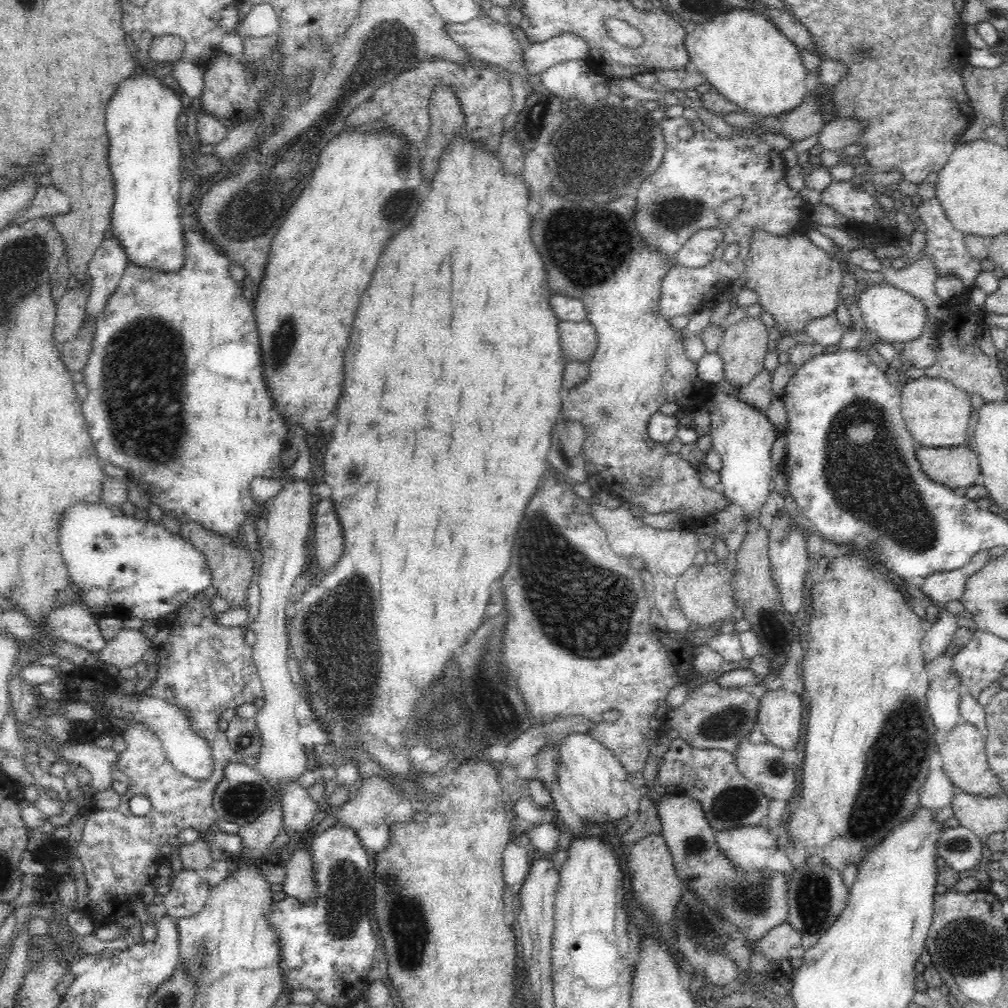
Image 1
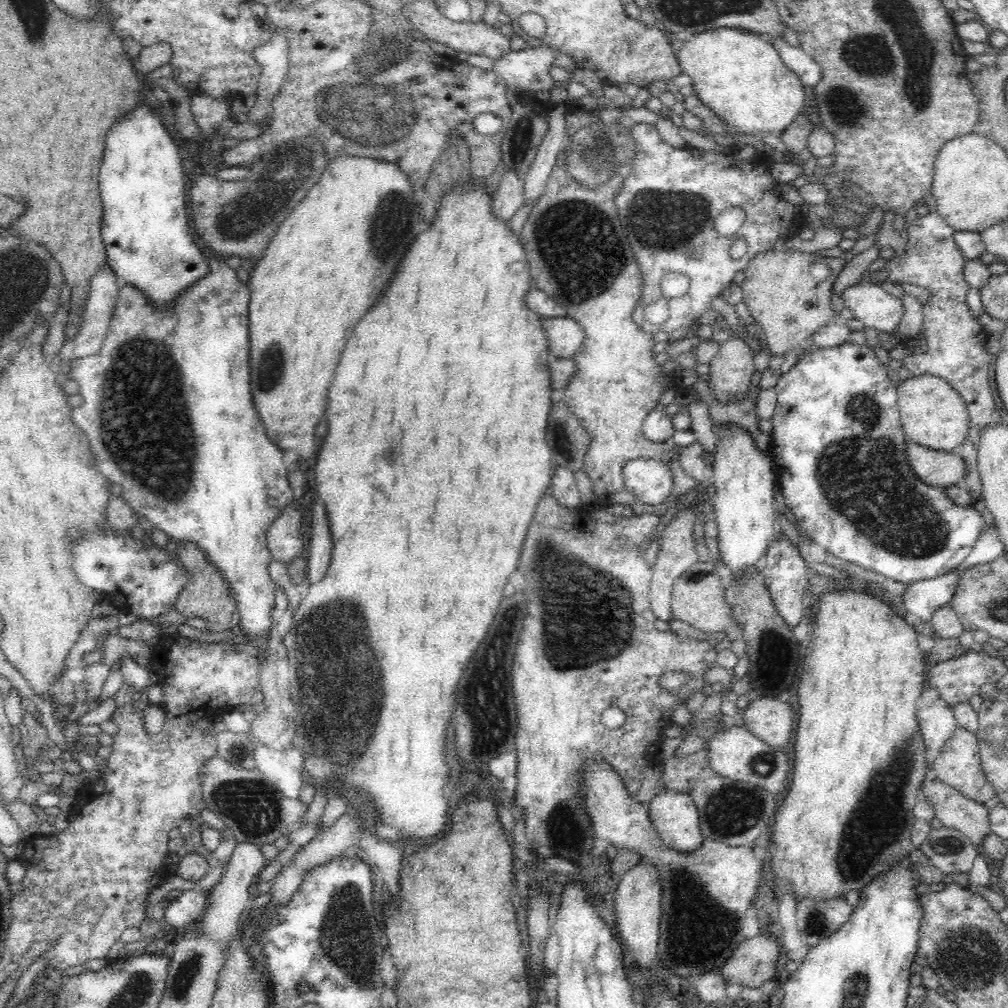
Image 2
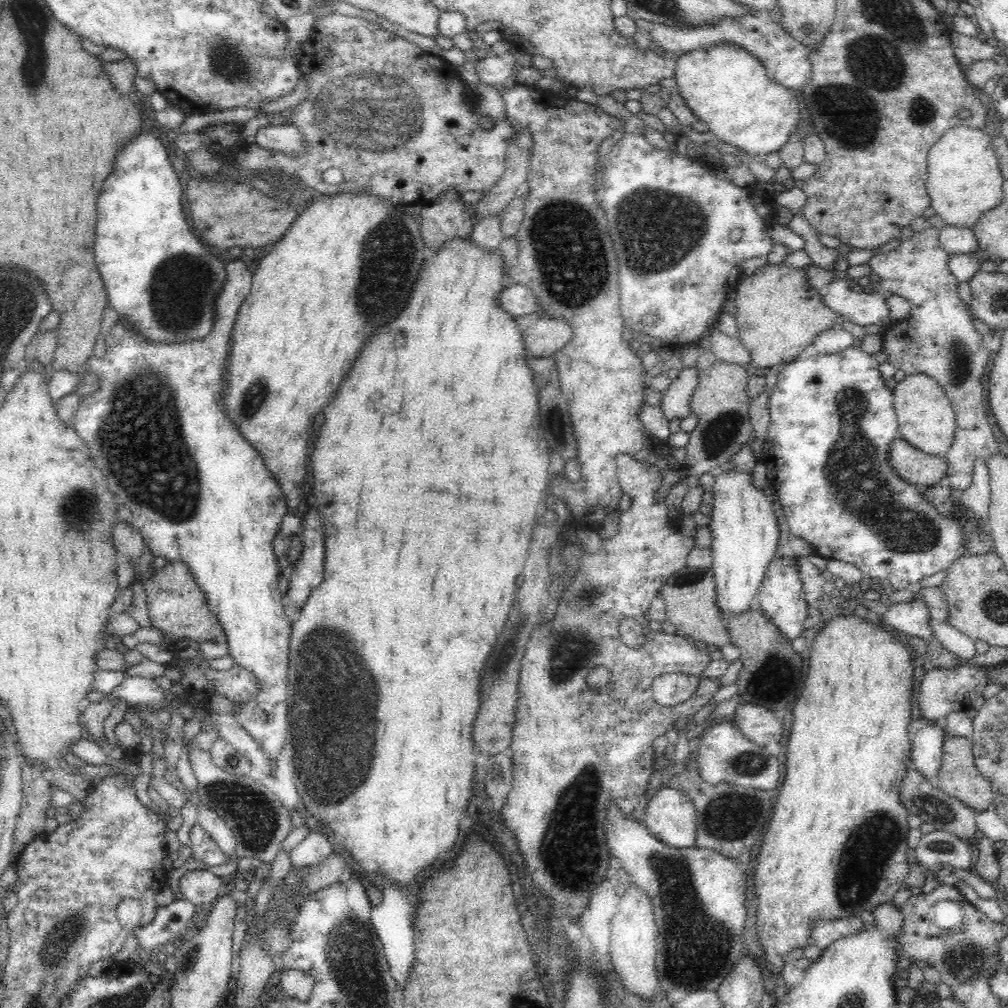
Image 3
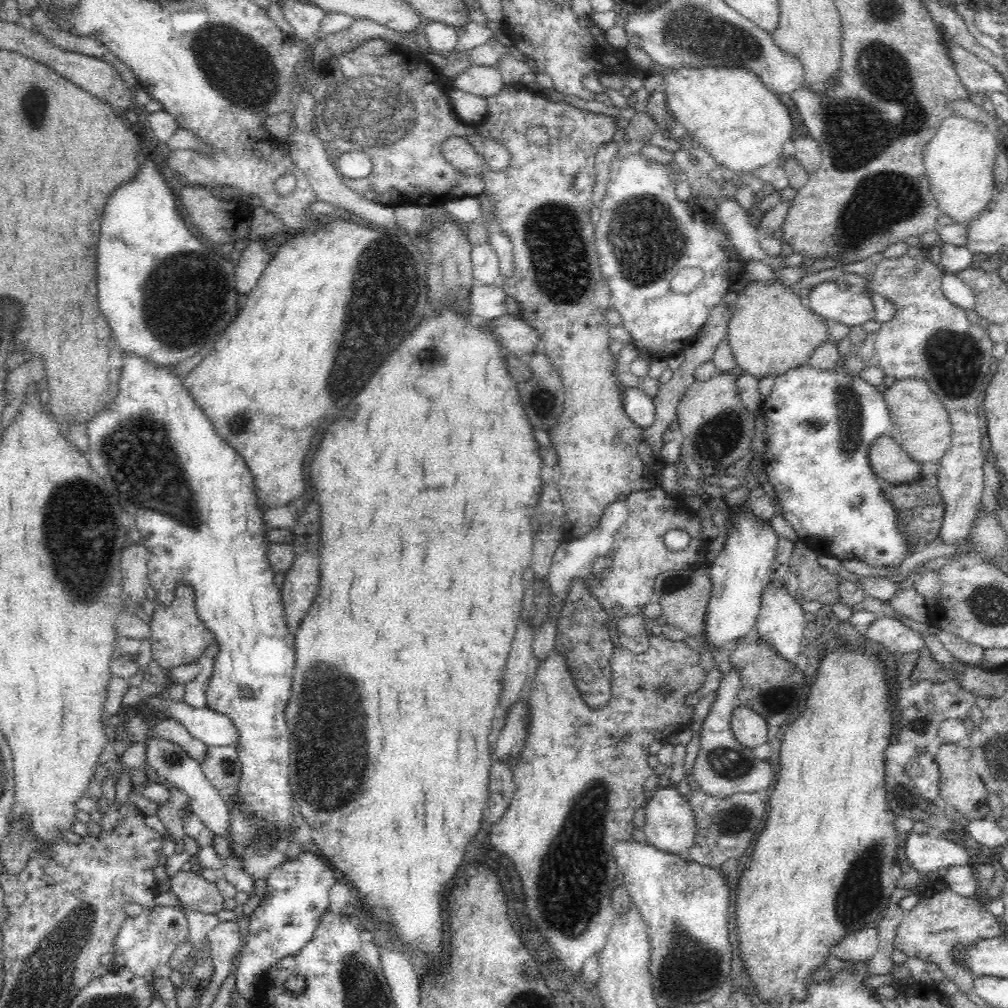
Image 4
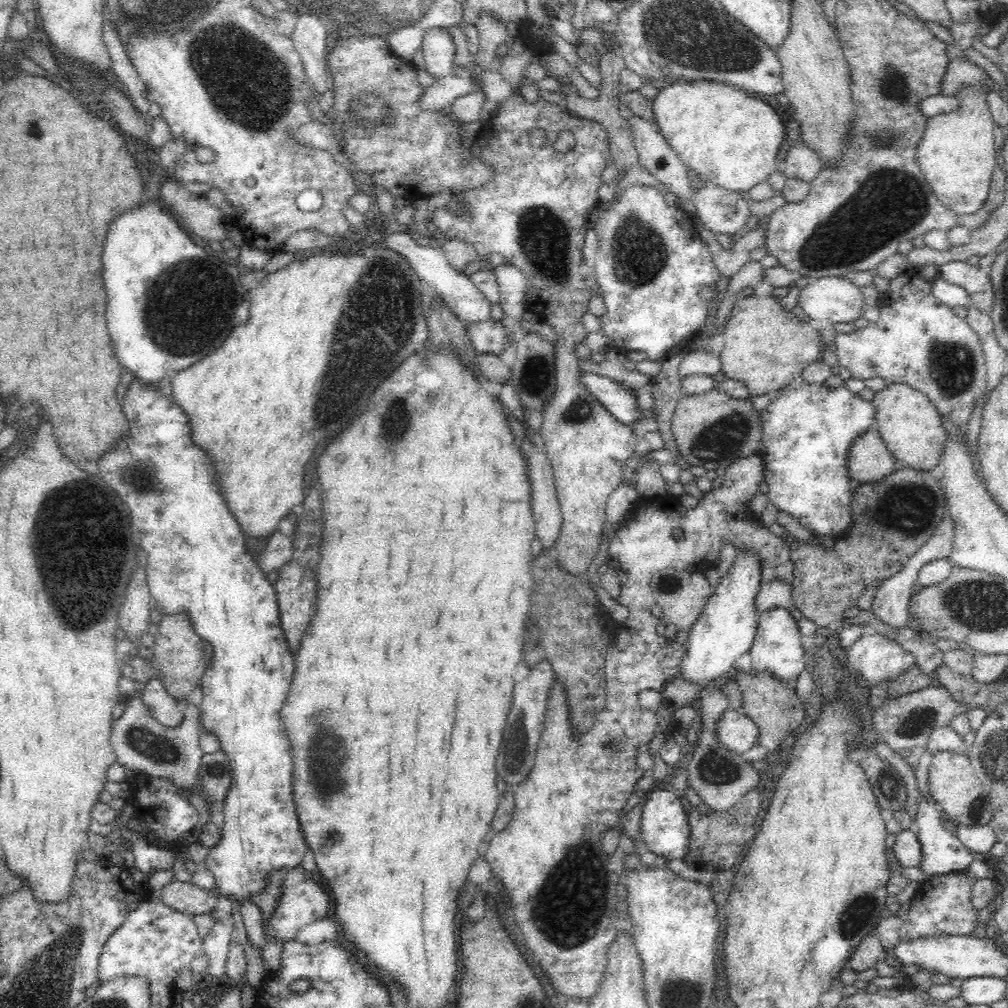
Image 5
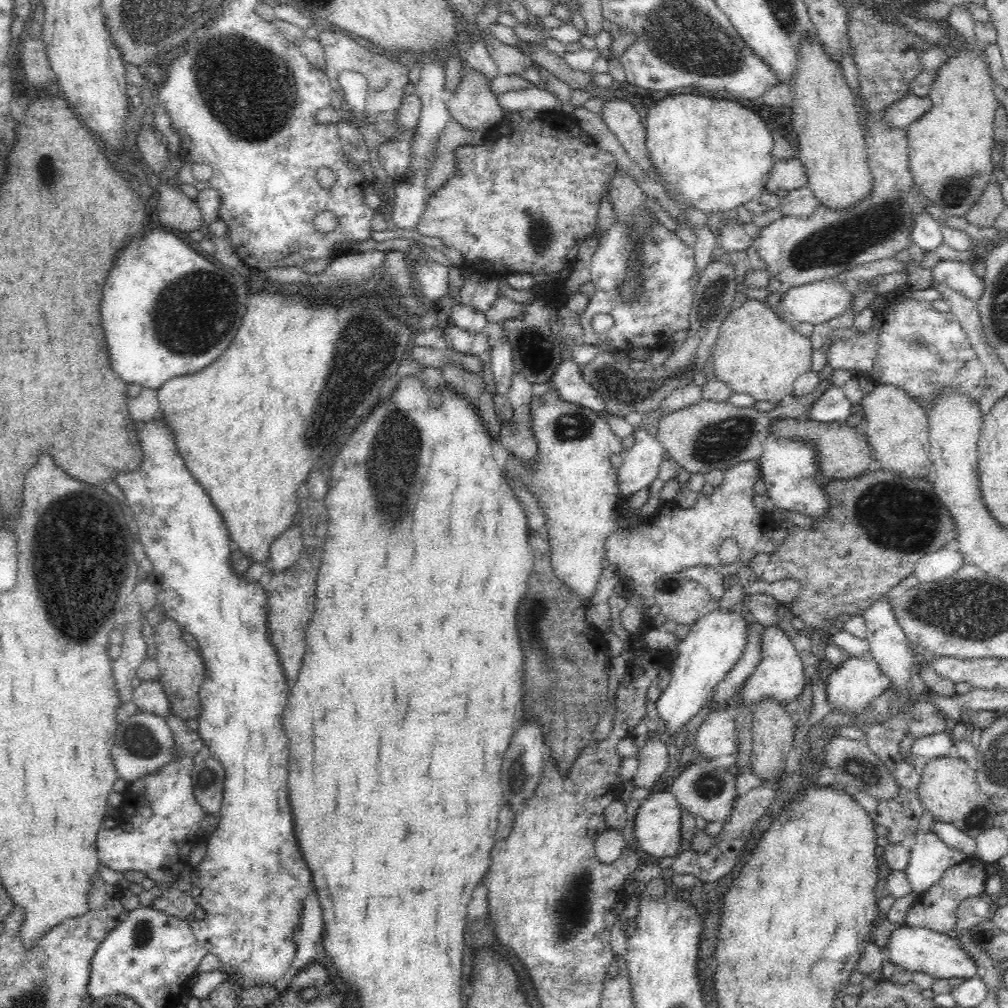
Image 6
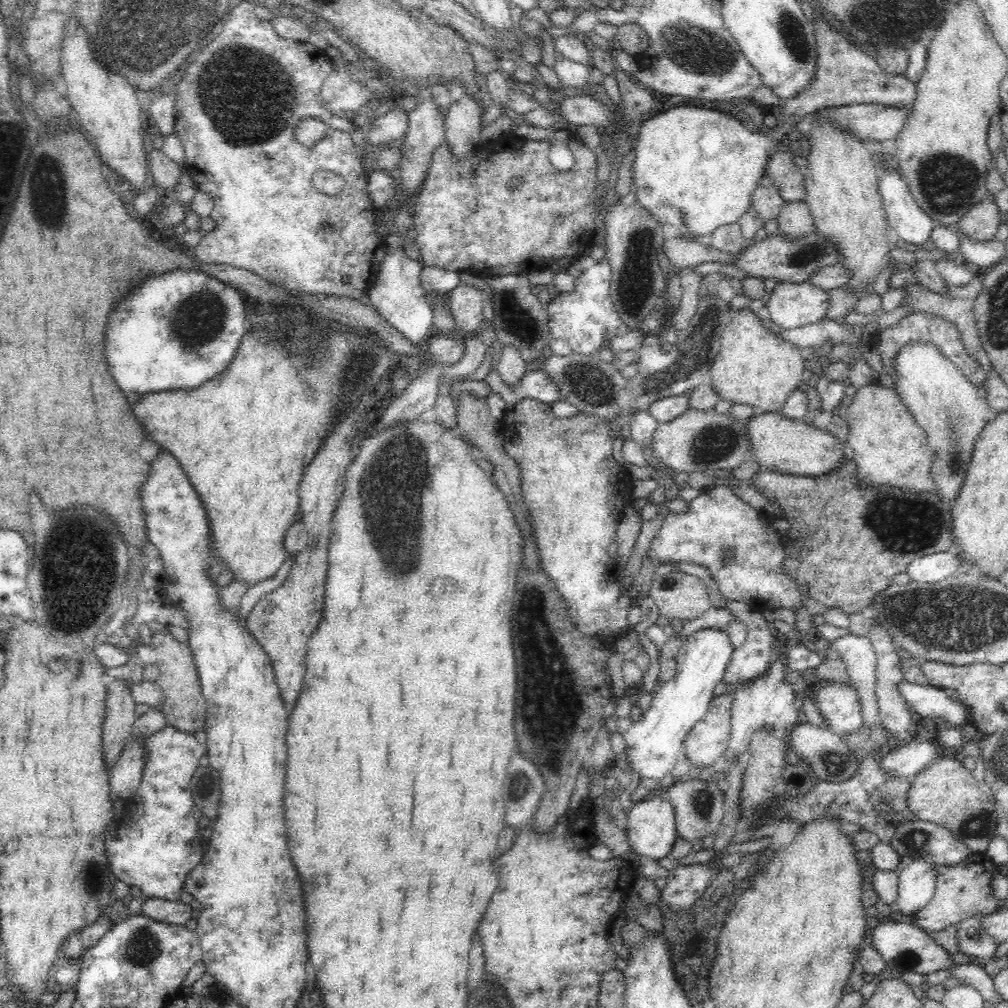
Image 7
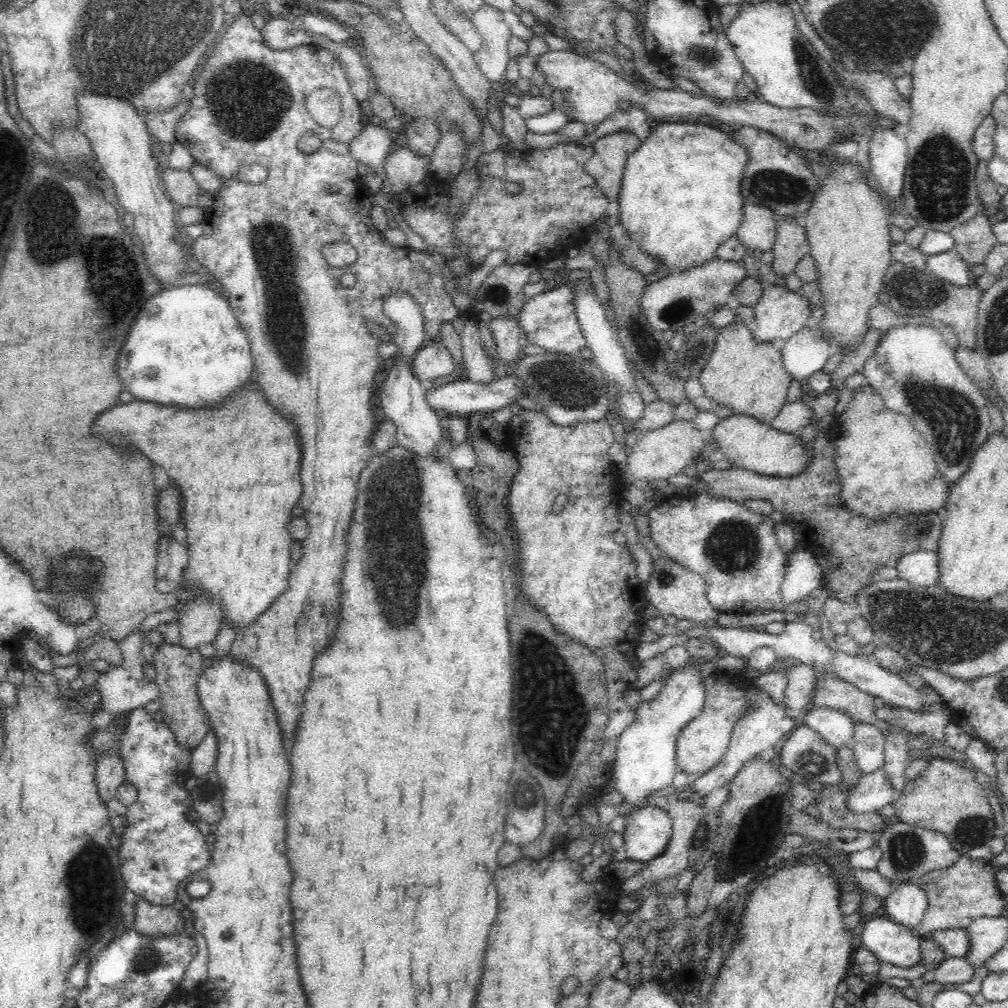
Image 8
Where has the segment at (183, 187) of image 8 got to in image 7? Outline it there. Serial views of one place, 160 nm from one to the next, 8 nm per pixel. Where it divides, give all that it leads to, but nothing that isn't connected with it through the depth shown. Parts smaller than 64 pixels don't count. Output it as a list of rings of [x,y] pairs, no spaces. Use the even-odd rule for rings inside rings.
[[[156,149],[147,155],[147,161],[149,162],[151,183],[161,186],[164,191],[169,190],[172,198],[174,190],[181,179],[182,166],[170,159],[161,150],[158,151]]]

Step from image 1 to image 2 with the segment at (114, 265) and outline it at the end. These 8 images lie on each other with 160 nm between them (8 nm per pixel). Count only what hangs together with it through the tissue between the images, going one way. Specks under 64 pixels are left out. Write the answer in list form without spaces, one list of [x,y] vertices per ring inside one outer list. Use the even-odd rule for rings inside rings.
[[[104,266],[94,278],[92,278],[91,290],[84,308],[84,316],[82,316],[82,324],[79,326],[78,332],[73,339],[66,340],[62,348],[56,354],[56,360],[72,361],[80,357],[87,357],[96,354],[102,346],[104,337],[106,336],[108,325],[114,316],[114,310],[118,298],[120,283],[116,276],[111,272],[110,266]]]

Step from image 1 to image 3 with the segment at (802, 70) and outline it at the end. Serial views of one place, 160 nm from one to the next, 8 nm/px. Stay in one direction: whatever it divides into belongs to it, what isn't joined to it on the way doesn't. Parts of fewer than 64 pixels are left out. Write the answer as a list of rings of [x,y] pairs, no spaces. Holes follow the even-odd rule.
[[[718,44],[714,48],[692,51],[676,59],[673,78],[677,94],[684,99],[690,111],[708,125],[706,132],[712,132],[716,140],[731,144],[750,156],[763,158],[772,152],[780,152],[794,133],[798,122],[798,99],[794,90],[774,83],[756,57],[732,44]]]

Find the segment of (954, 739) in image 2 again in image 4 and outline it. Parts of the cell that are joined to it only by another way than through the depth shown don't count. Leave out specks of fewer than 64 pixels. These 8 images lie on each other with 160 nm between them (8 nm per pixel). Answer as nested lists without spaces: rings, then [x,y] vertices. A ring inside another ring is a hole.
[[[943,744],[933,758],[940,773],[939,797],[943,799],[945,805],[956,809],[968,821],[986,818],[990,811],[987,803],[987,789],[979,776],[969,768],[971,751],[957,744]]]

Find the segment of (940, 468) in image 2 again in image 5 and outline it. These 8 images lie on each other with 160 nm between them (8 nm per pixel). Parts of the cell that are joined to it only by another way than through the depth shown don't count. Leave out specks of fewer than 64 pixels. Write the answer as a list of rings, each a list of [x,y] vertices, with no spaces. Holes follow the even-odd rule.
[[[873,427],[852,440],[846,458],[846,471],[855,483],[876,482],[892,472],[895,461]]]

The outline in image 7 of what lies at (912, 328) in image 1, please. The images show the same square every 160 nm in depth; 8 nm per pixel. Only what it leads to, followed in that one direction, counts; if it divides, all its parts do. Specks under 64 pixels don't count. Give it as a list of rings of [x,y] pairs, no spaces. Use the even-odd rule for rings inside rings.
[[[780,282],[766,294],[768,320],[782,329],[800,328],[825,318],[828,293],[808,282]]]

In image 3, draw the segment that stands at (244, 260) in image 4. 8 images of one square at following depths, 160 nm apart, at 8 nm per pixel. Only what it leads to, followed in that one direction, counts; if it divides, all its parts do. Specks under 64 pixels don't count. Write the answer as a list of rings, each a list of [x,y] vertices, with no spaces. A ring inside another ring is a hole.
[[[240,260],[226,264],[228,280],[226,280],[222,290],[218,293],[218,298],[216,298],[214,326],[207,337],[188,342],[156,344],[152,343],[150,339],[142,337],[140,333],[136,333],[134,329],[130,329],[128,325],[120,323],[120,321],[105,332],[105,344],[107,347],[103,358],[94,356],[86,363],[88,371],[90,371],[90,375],[87,375],[87,377],[91,377],[91,380],[100,378],[102,386],[97,392],[91,393],[80,403],[73,416],[73,428],[88,447],[96,468],[100,468],[102,474],[106,476],[108,488],[112,490],[116,500],[122,502],[122,505],[132,512],[132,526],[142,535],[146,550],[153,556],[165,558],[166,564],[176,561],[184,561],[186,563],[188,569],[192,571],[194,581],[196,581],[200,590],[204,592],[210,611],[216,615],[218,623],[222,625],[222,632],[224,632],[227,640],[226,654],[232,657],[234,665],[252,672],[256,677],[260,687],[258,694],[254,698],[250,698],[248,702],[232,702],[234,708],[231,712],[233,712],[233,718],[254,738],[254,741],[259,746],[262,746],[262,749],[269,757],[270,770],[267,771],[268,774],[256,774],[263,781],[267,781],[274,778],[277,761],[280,758],[280,754],[282,754],[282,748],[284,748],[286,742],[285,737],[288,735],[287,672],[289,667],[291,623],[284,613],[282,605],[283,594],[278,590],[278,565],[276,565],[276,555],[274,555],[274,549],[272,549],[274,537],[279,533],[282,517],[286,515],[287,508],[286,501],[282,498],[282,489],[276,483],[276,479],[270,475],[270,471],[264,467],[260,453],[244,439],[244,435],[238,431],[238,427],[230,421],[228,415],[220,409],[220,403],[218,403],[220,402],[220,393],[218,392],[222,392],[222,385],[225,384],[223,382],[225,380],[224,366],[226,366],[226,352],[228,352],[228,344],[230,344],[230,330],[234,326],[234,320],[236,320],[240,306],[250,294],[255,271],[254,267],[254,264],[246,266]]]

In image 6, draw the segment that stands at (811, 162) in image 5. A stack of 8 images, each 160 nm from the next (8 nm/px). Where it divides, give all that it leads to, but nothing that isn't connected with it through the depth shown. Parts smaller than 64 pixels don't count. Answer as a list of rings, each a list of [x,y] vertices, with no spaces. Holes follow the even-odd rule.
[[[799,157],[776,160],[770,170],[767,183],[763,189],[766,193],[775,194],[778,190],[792,190],[807,184],[806,169]]]

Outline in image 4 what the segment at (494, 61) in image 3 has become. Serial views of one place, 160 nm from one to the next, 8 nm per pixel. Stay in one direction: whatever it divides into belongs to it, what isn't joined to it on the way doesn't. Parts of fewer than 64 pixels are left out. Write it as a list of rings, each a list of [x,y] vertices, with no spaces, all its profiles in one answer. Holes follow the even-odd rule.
[[[471,64],[465,71],[456,74],[449,81],[450,88],[488,98],[504,88],[504,81],[497,66],[487,67]]]

